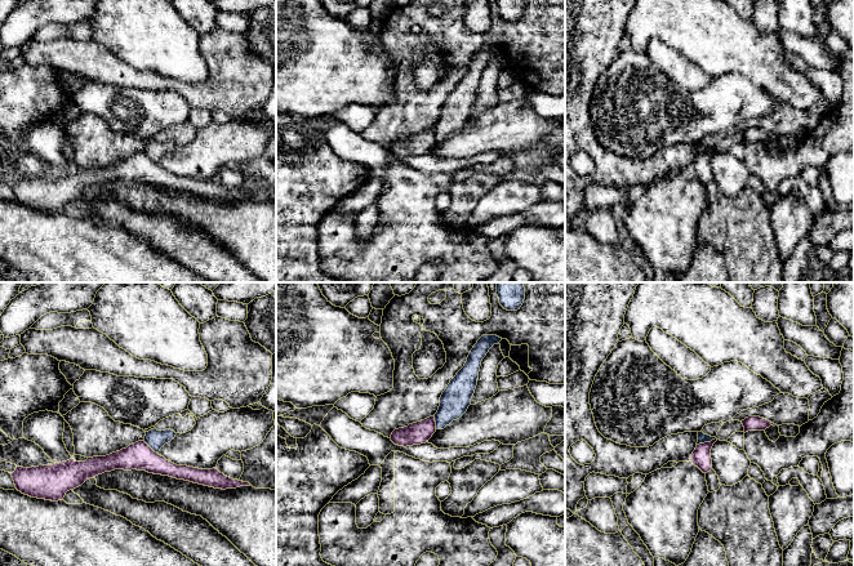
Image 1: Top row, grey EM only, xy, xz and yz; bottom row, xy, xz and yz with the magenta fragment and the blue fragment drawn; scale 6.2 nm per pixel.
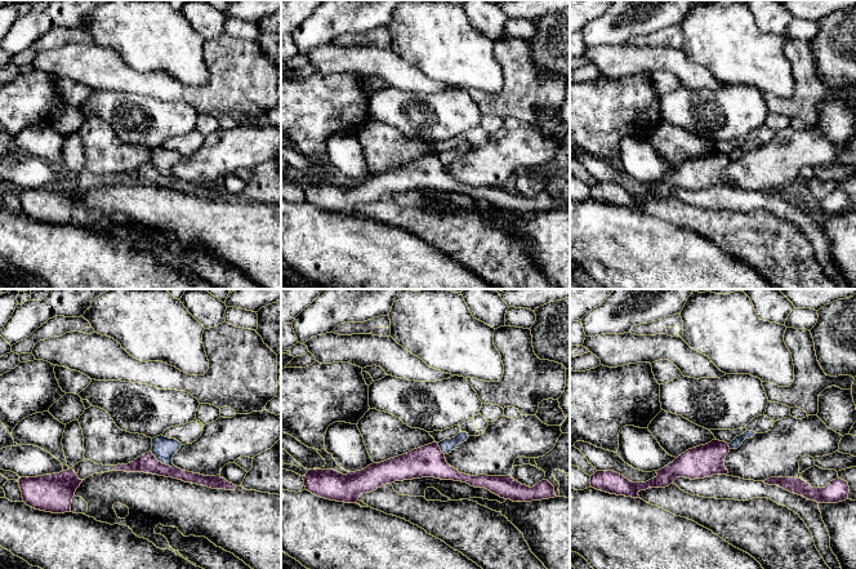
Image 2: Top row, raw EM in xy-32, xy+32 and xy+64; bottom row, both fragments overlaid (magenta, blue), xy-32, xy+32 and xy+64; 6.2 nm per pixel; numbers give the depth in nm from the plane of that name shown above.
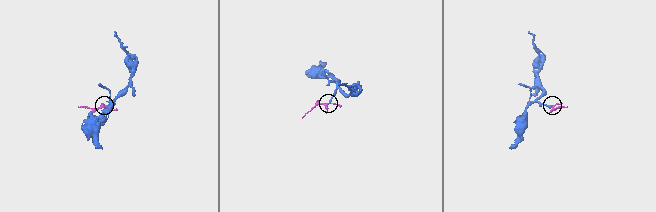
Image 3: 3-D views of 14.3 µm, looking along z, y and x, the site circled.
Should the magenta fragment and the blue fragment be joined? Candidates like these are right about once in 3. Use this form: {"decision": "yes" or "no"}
{"decision": "no"}

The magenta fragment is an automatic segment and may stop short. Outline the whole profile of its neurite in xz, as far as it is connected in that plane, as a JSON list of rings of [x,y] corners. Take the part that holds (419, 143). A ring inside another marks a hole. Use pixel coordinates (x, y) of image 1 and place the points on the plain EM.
[[[430,128],[408,138],[395,141],[390,150],[395,156],[406,159],[428,153],[435,143],[435,128]]]

